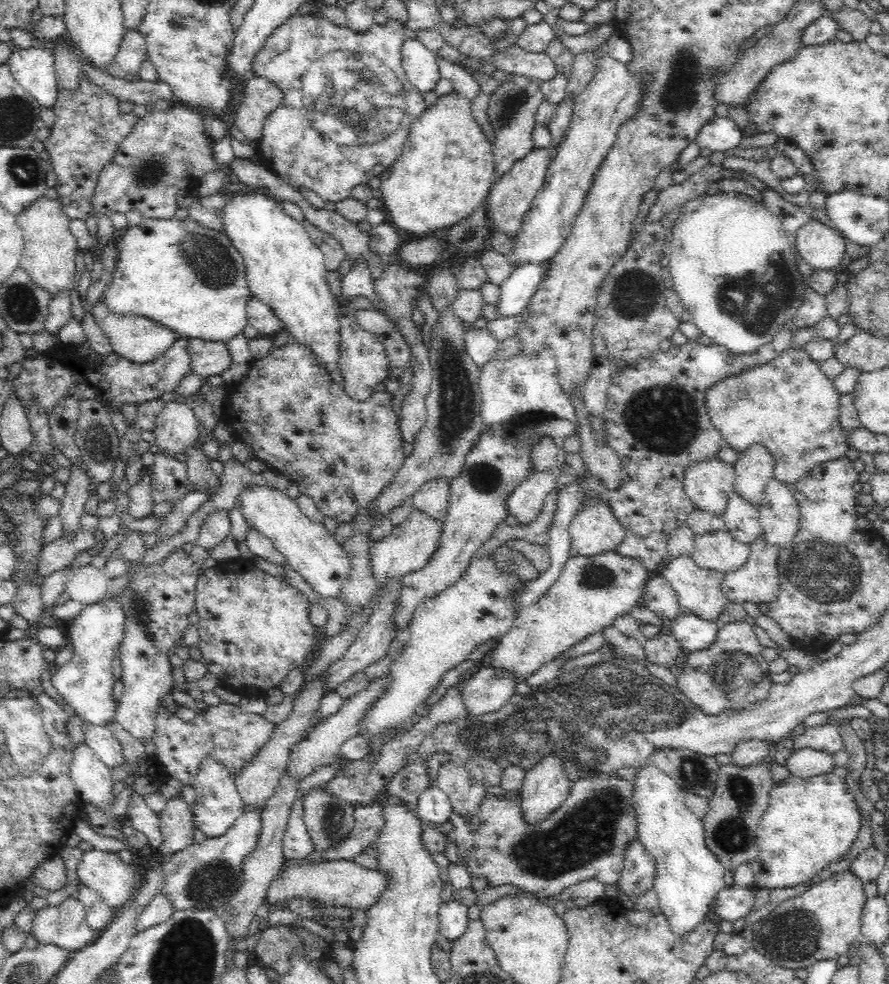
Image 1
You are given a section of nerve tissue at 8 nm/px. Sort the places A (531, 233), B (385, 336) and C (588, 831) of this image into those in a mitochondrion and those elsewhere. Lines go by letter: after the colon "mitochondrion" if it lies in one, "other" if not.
A: other
B: other
C: mitochondrion

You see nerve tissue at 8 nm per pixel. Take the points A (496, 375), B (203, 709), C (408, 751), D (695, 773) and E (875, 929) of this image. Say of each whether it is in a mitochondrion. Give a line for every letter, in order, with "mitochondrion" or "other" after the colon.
A: mitochondrion
B: other
C: other
D: mitochondrion
E: other

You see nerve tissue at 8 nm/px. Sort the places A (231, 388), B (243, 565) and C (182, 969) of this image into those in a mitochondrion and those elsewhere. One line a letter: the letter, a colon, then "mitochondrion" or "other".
A: other
B: other
C: mitochondrion

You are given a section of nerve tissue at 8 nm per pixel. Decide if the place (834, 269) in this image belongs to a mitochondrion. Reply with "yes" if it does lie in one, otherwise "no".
no

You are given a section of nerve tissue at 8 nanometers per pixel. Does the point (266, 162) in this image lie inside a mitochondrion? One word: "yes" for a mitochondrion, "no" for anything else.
no

